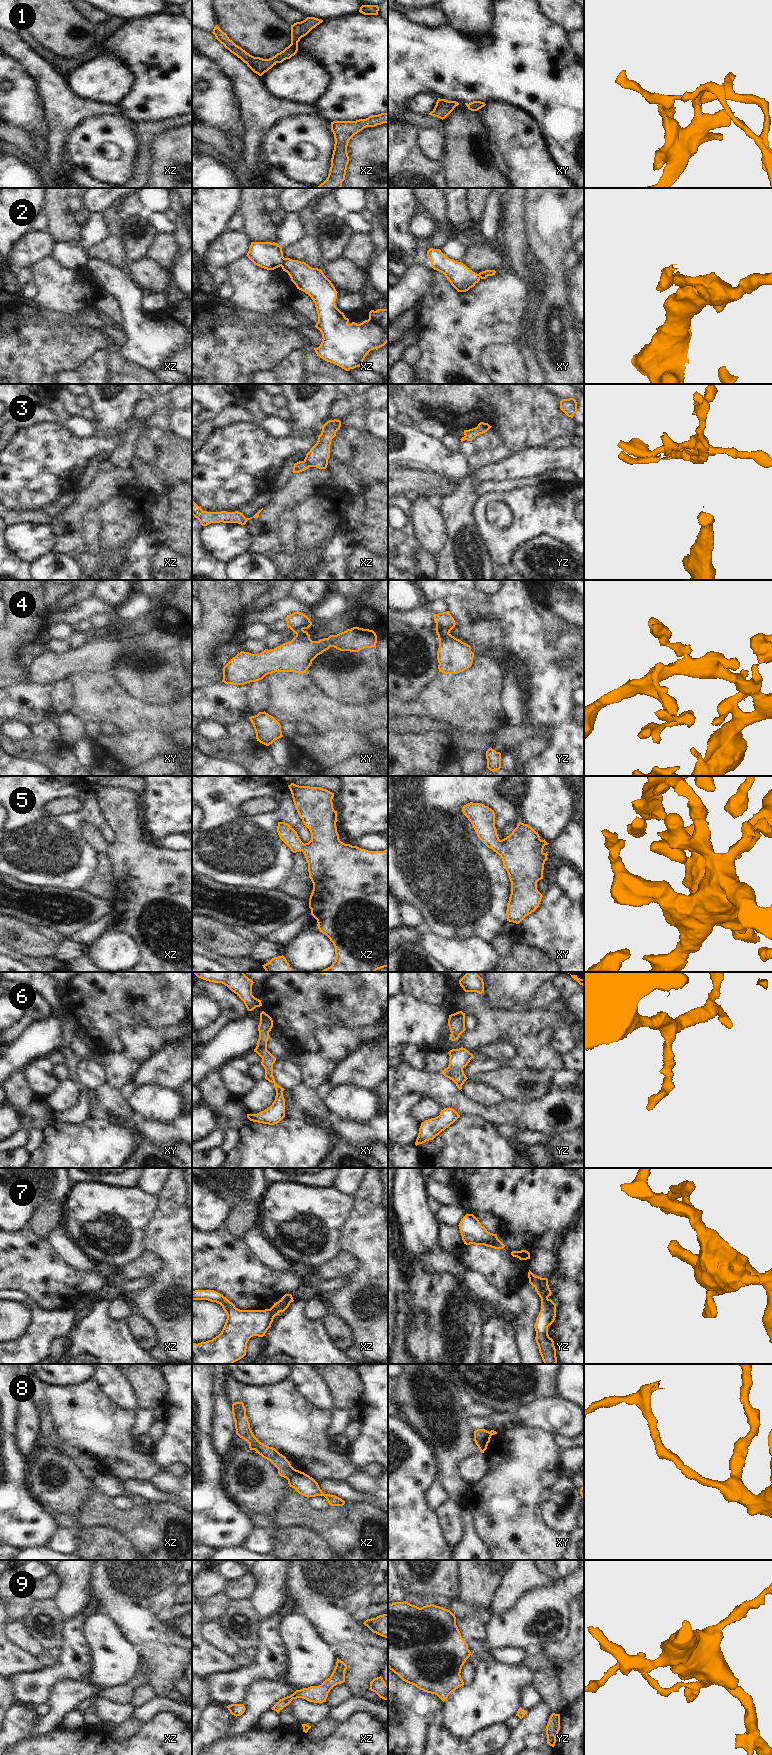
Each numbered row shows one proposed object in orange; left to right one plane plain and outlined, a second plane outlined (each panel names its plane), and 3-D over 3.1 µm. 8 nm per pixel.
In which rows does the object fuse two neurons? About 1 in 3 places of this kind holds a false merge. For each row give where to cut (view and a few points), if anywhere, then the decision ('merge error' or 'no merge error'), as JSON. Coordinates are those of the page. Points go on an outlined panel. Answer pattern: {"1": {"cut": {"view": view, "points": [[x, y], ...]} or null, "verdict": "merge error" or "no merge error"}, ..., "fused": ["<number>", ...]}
{"1": {"cut": null, "verdict": "no merge error"}, "2": {"cut": {"view": "xz", "points": [[284, 258], [280, 265]]}, "verdict": "merge error"}, "3": {"cut": {"view": "xz", "points": [[304, 460], [310, 466]]}, "verdict": "merge error"}, "4": {"cut": {"view": "yz", "points": [[448, 633], [437, 634]]}, "verdict": "merge error"}, "5": {"cut": null, "verdict": "no merge error"}, "6": {"cut": null, "verdict": "no merge error"}, "7": {"cut": {"view": "xz", "points": [[269, 1309], [274, 1316]]}, "verdict": "merge error"}, "8": {"cut": {"view": "xz", "points": [[295, 1469], [287, 1479]]}, "verdict": "merge error"}, "9": {"cut": null, "verdict": "no merge error"}, "fused": ["2", "3", "4", "7", "8"]}

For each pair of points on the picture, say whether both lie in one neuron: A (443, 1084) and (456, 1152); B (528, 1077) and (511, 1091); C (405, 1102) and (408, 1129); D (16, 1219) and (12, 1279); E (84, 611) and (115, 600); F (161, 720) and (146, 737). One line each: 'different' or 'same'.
A: different
B: same
C: same
D: different
E: different
F: different

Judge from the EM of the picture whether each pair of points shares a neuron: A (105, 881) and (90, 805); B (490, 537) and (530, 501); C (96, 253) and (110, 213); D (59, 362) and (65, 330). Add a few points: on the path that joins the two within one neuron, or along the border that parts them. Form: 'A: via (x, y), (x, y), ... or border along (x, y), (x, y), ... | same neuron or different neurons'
A: border along (97, 853), (97, 868), (92, 876) | different neurons
B: via (503, 537), (507, 537), (530, 514) | same neuron
C: via (106, 244), (113, 237), (113, 223) | same neuron
D: via (59, 354), (59, 348), (64, 343), (65, 338) | same neuron

